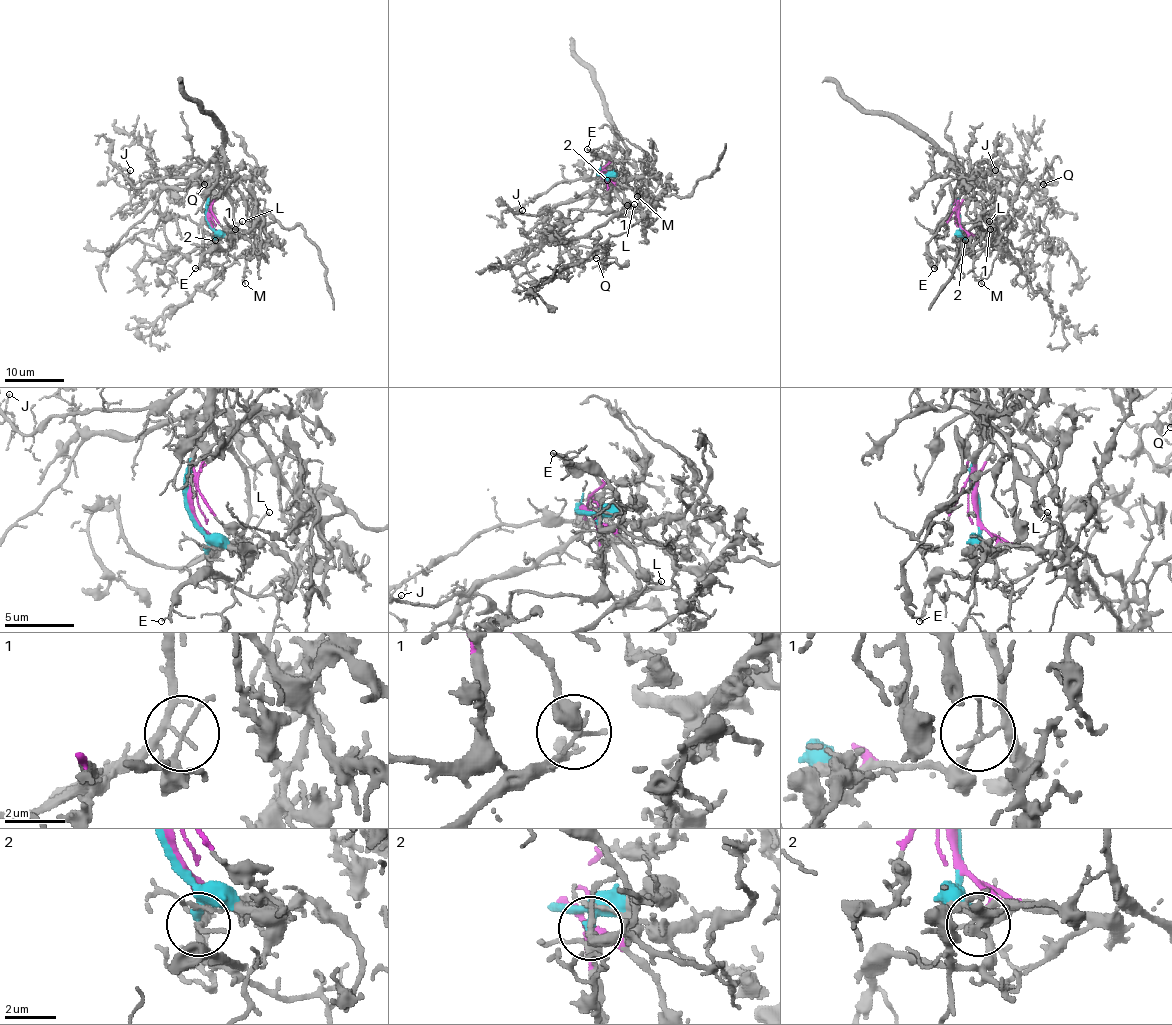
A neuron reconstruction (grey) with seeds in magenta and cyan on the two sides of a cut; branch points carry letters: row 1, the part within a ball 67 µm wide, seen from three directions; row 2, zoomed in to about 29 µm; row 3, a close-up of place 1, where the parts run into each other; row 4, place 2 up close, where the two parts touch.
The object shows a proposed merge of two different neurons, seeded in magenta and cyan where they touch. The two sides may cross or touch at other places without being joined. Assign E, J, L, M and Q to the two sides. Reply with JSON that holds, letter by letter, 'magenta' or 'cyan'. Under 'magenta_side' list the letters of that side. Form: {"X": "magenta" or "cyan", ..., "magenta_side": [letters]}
{"E": "cyan", "J": "cyan", "L": "magenta", "M": "cyan", "Q": "magenta", "magenta_side": ["L", "Q"]}

